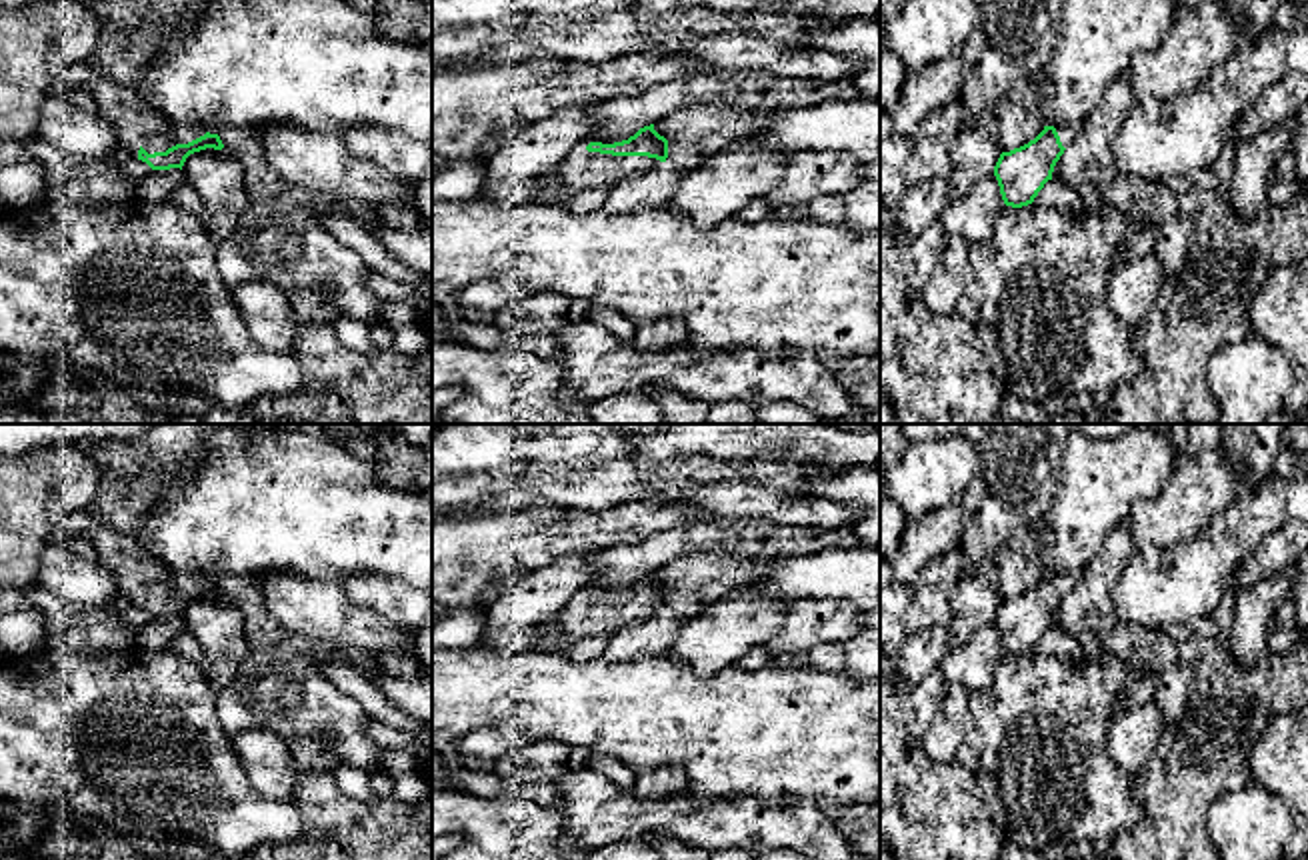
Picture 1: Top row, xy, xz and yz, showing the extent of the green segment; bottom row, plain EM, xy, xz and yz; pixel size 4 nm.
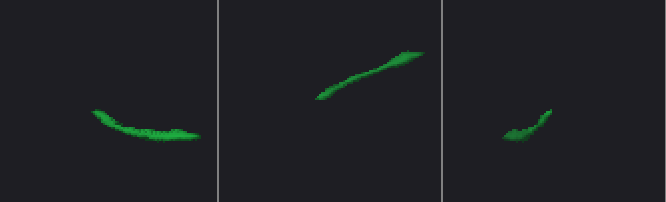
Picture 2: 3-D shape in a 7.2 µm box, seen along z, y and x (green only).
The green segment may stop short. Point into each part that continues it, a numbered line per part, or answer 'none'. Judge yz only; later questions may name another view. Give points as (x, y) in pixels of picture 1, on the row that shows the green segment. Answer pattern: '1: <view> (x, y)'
1: yz (1068, 132)

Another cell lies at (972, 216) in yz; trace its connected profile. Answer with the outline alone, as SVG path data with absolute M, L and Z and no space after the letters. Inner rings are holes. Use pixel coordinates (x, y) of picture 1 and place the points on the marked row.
M990 174L978 180L964 198L950 200L938 224L948 240L960 236L968 244L976 244L988 238L1004 206L998 180Z

